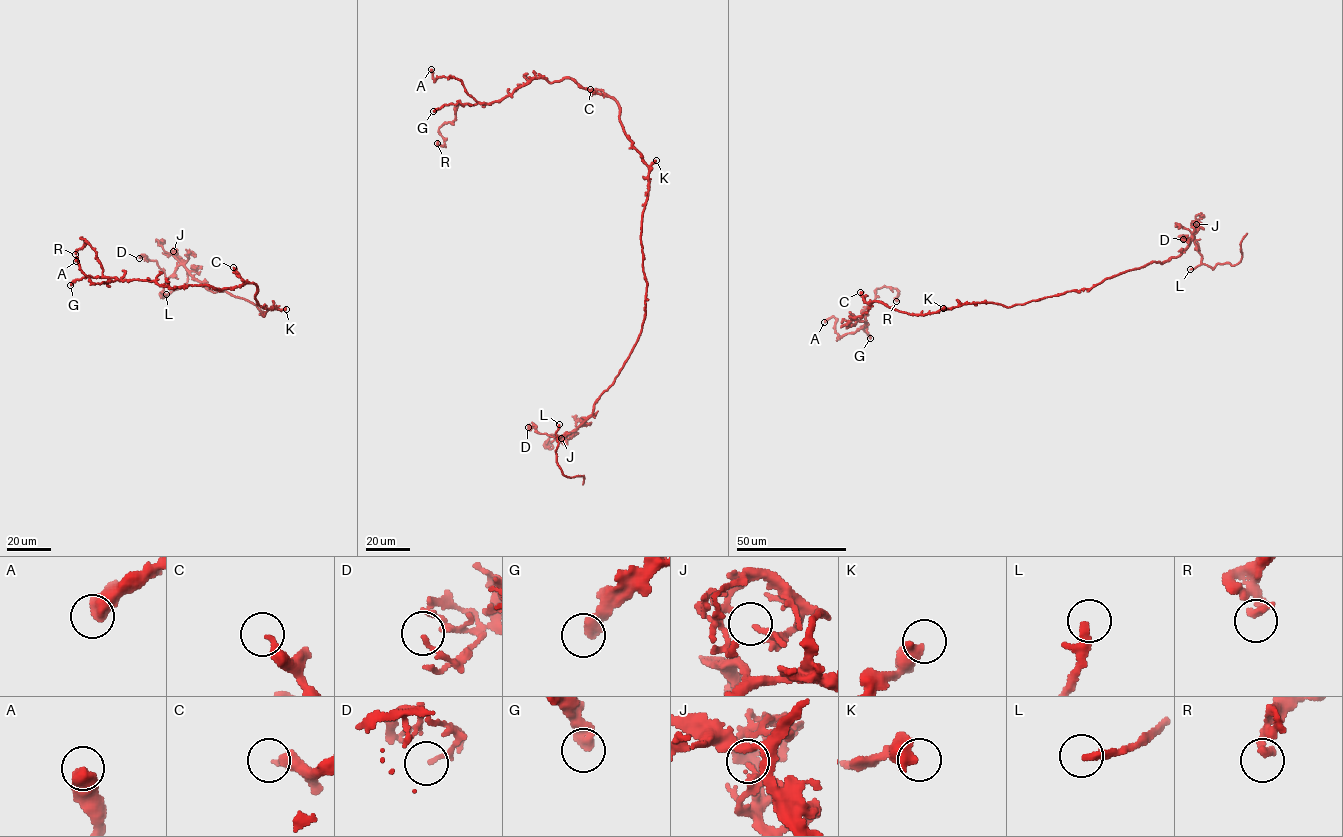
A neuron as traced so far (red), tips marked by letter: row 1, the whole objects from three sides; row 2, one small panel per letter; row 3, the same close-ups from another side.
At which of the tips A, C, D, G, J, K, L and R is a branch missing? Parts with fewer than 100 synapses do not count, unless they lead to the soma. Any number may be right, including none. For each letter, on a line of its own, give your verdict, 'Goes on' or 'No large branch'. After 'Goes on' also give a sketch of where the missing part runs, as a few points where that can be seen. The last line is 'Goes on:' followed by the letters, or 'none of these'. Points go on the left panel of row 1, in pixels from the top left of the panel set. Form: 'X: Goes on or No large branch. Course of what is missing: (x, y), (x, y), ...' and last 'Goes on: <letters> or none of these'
A: No large branch
C: No large branch
D: No large branch
G: No large branch
J: No large branch
K: No large branch
L: No large branch
R: No large branch
Goes on: none of these

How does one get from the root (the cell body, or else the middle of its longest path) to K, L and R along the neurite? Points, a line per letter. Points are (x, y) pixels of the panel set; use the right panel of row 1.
K: (984, 302), (943, 308)
L: (984, 302), (1010, 307), (1091, 288), (1129, 270), (1177, 257), (1193, 236), (1201, 263), (1190, 269)
R: (984, 302), (916, 315), (875, 301), (848, 326), (866, 325), (862, 311), (877, 288), (895, 288), (896, 301)

